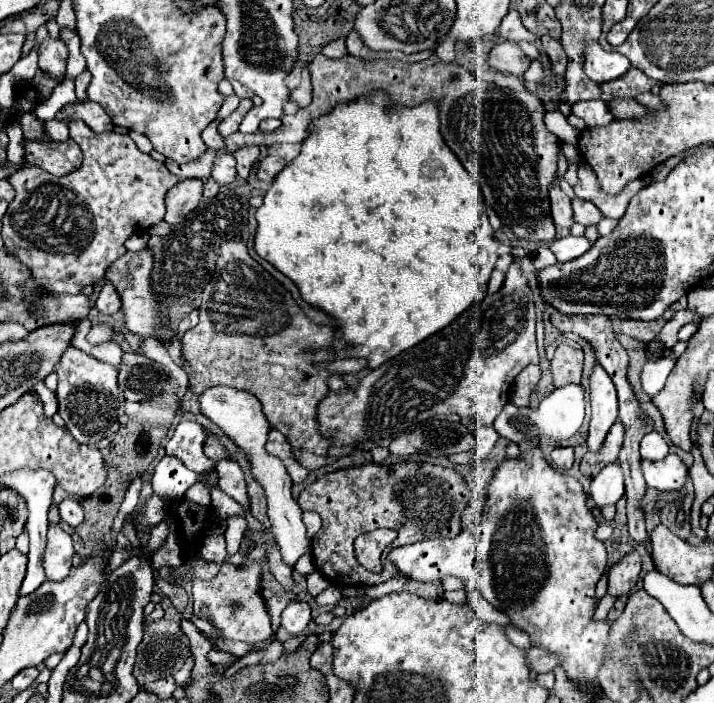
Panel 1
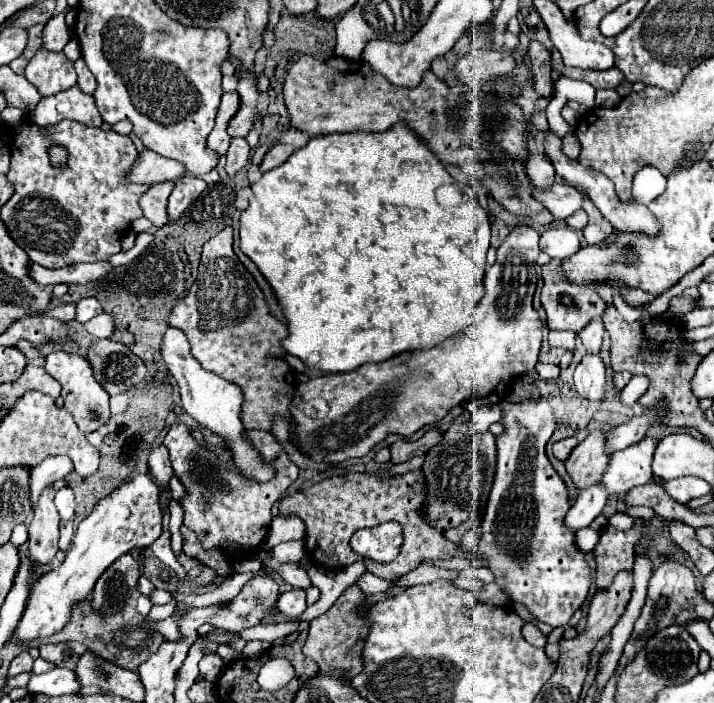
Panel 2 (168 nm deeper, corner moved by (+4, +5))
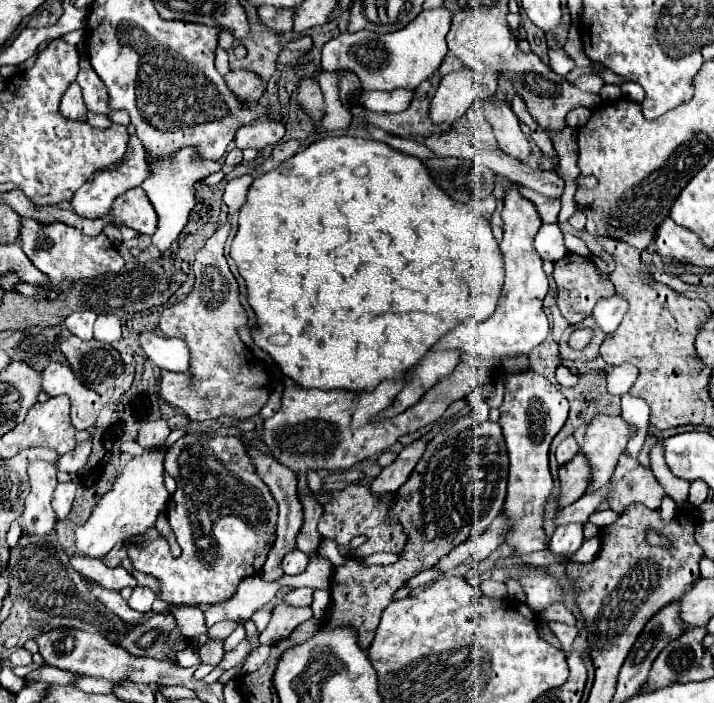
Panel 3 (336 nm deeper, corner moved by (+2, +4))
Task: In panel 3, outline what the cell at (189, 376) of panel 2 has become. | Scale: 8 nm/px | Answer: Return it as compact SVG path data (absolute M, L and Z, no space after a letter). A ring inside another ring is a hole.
M141 333L139 343L145 351L145 355L163 371L173 373L189 373L191 371L191 359L189 359L189 347L185 341L177 337L161 337L157 333Z

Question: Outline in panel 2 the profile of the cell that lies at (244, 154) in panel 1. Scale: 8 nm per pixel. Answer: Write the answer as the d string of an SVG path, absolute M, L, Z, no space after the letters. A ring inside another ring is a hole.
M233 138L229 150L227 150L227 174L229 176L235 176L247 162L249 162L249 156L251 156L251 148L247 144L245 138Z

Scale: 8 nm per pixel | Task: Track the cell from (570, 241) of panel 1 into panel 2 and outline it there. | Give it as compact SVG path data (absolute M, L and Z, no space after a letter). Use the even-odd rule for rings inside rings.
M551 228L541 234L539 248L551 258L567 258L581 248L581 242L571 228Z

